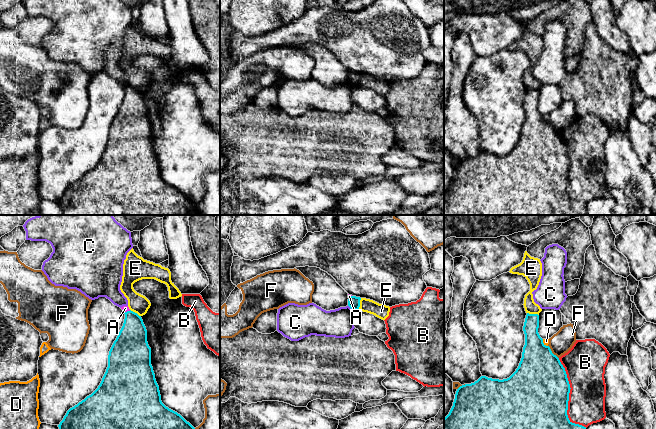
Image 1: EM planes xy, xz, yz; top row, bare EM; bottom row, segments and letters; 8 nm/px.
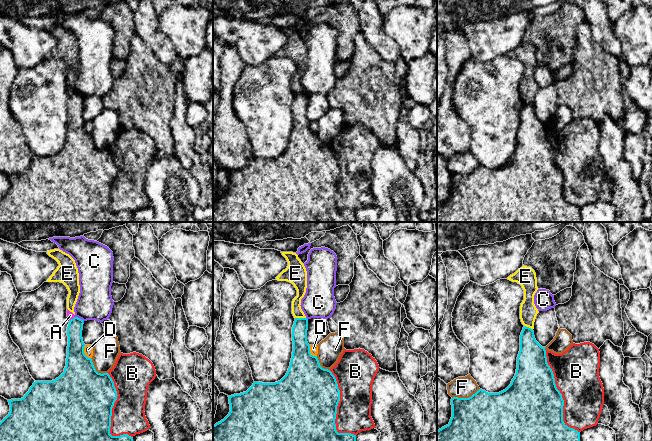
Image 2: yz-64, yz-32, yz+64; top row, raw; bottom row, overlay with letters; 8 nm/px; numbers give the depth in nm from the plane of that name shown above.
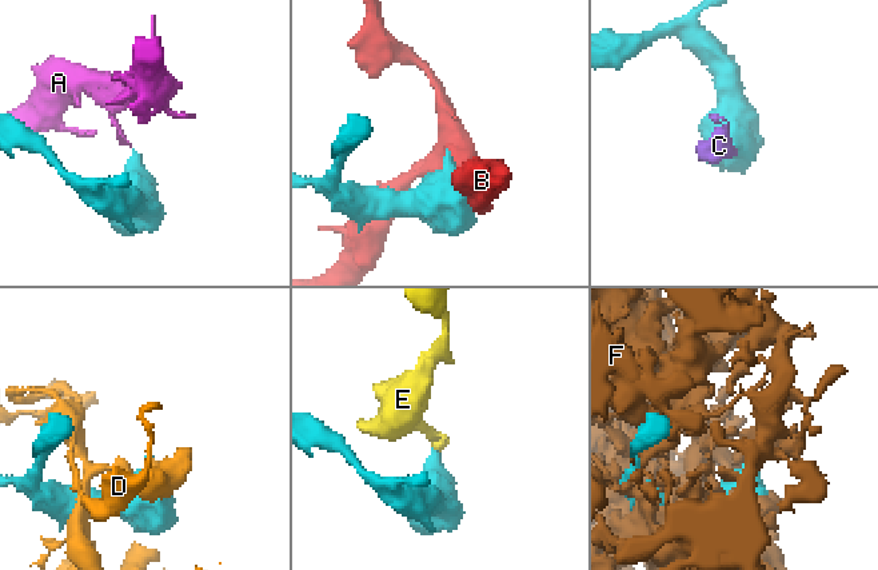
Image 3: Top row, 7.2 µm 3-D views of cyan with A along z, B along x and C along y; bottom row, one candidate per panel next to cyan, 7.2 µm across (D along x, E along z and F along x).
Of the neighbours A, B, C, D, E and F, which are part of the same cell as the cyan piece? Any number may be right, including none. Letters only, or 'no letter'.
no letter

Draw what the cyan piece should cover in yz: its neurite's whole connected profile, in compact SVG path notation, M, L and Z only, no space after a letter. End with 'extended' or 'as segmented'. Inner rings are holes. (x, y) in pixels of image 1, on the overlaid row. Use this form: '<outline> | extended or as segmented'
M527 313L523 331L525 345L516 371L507 379L492 379L481 376L471 384L460 386L455 394L453 406L444 418L444 429L586 429L572 423L567 415L570 384L565 368L549 346L543 343L538 333L539 315Z | as segmented

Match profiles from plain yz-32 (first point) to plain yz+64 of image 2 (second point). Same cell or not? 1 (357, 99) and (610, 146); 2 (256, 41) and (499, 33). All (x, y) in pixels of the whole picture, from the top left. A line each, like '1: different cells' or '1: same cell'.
1: different cells
2: same cell

